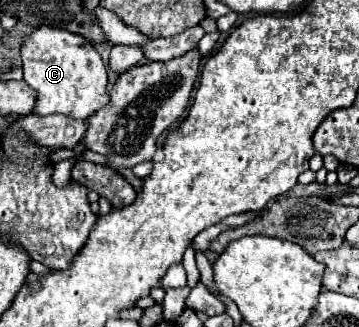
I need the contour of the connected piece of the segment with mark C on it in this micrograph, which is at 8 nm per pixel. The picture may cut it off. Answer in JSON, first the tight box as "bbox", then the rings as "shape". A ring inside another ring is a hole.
{"bbox":[21,27,107,119],"shape":[[[37,27],[21,45],[23,73],[29,87],[37,91],[37,115],[63,113],[73,119],[87,119],[107,105],[107,69],[93,43],[65,29]]]}

